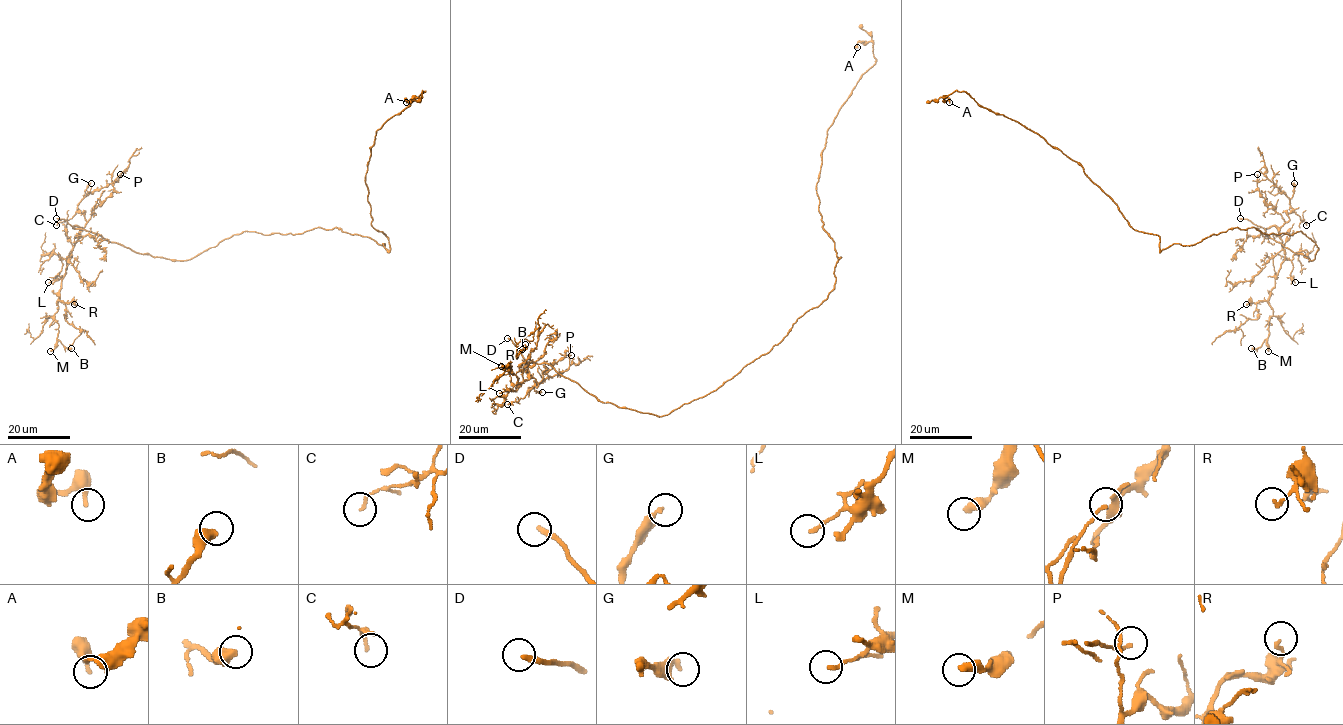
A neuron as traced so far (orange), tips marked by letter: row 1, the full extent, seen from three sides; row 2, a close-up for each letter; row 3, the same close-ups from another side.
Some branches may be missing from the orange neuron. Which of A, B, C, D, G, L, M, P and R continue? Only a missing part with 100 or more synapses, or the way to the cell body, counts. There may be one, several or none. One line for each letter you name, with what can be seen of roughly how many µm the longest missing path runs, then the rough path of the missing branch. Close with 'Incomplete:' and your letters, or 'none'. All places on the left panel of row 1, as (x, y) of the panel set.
D: 50 µm
Incomplete: D

